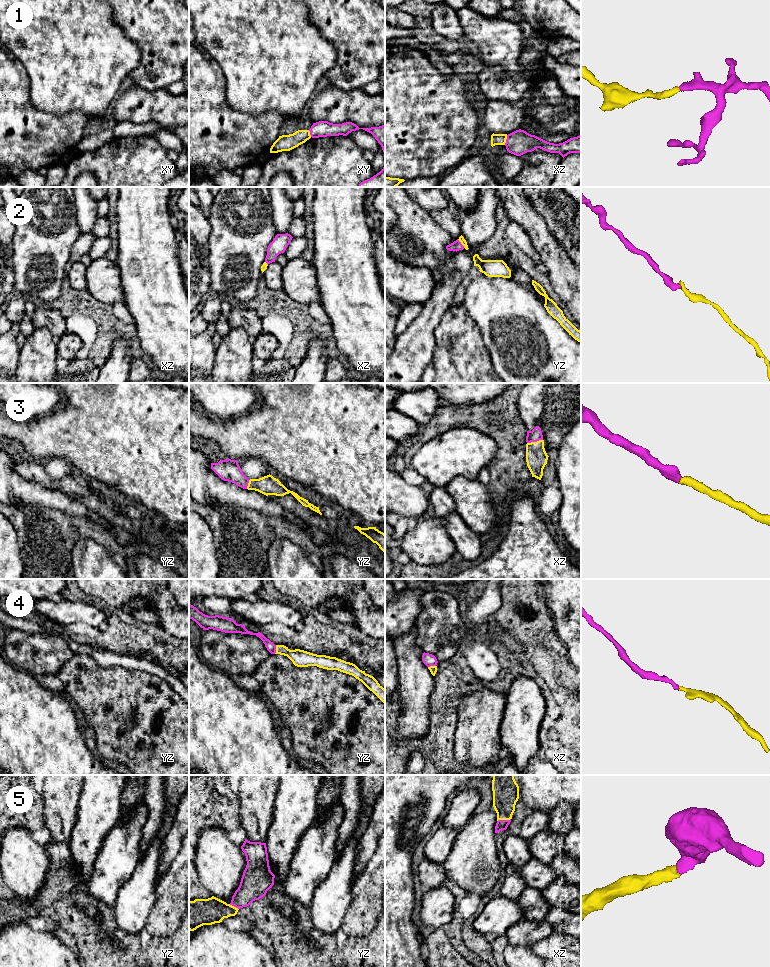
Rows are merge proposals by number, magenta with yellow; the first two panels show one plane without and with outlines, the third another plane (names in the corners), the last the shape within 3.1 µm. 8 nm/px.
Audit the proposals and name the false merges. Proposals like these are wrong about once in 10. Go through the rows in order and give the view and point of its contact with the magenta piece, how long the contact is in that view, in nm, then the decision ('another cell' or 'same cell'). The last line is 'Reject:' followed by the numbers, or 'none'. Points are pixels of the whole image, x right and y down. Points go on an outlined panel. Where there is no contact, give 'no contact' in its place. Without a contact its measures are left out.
1: xz (506, 140) | 80 nm | same cell
2: yz (460, 243) | 90 nm | same cell
3: xz (534, 441) | 130 nm | same cell
4: yz (275, 649) | 70 nm | same cell
5: xz (503, 820) | 110 nm | same cell
Reject: none

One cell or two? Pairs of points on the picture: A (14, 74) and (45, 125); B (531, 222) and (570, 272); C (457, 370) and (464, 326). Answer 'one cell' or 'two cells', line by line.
A: one cell
B: one cell
C: one cell

